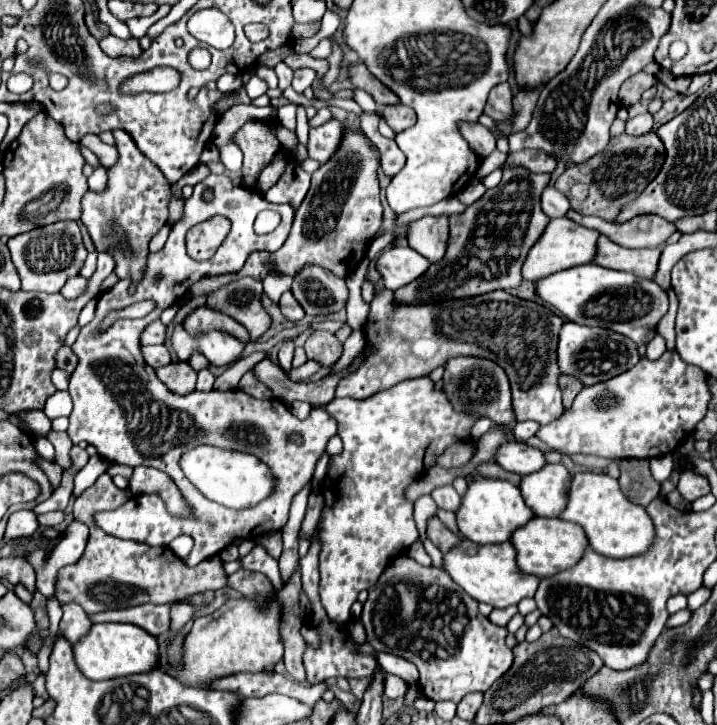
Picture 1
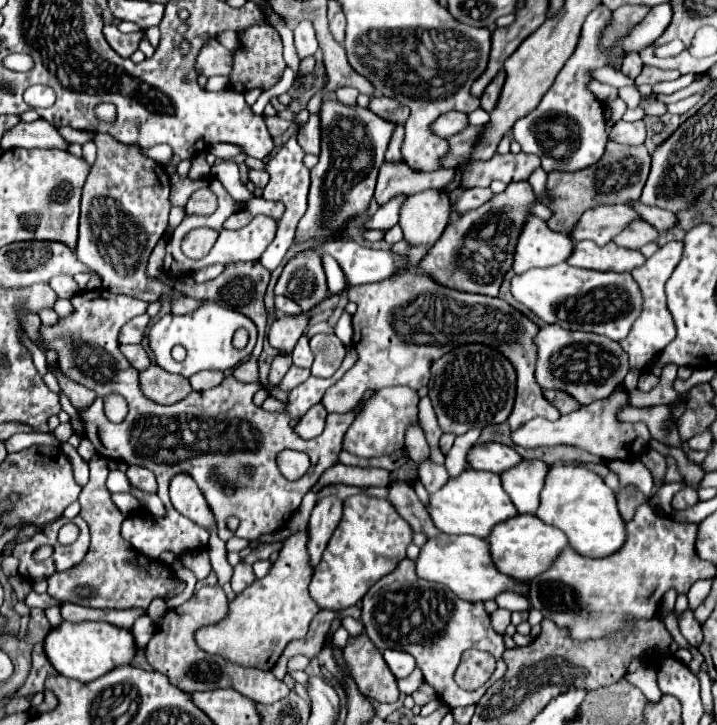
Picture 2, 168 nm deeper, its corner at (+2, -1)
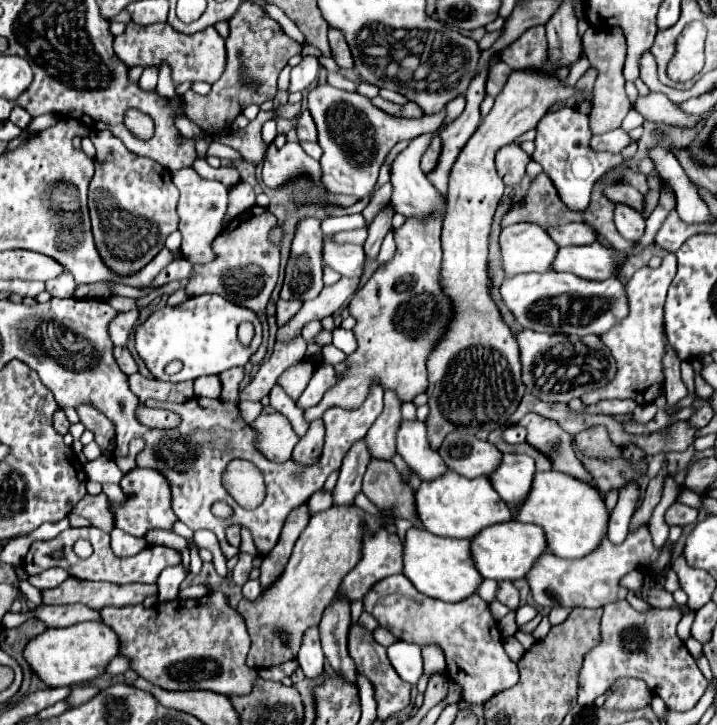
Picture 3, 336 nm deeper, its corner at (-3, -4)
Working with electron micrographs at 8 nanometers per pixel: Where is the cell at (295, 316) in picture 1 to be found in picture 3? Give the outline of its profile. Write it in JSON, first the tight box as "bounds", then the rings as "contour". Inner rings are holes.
{"bounds":[277,300,301,324],"contour":[[[279,300],[277,302],[277,324],[285,324],[291,316],[295,316],[301,308],[301,302],[299,300],[289,300],[289,302],[283,302]]]}

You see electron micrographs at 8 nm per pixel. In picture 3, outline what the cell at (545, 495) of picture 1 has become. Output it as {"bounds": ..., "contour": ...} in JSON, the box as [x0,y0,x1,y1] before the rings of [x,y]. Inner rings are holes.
{"bounds":[491,454,535,508],"contour":[[[505,454],[499,472],[491,478],[499,496],[511,506],[519,508],[531,492],[535,476],[535,460],[527,454]]]}

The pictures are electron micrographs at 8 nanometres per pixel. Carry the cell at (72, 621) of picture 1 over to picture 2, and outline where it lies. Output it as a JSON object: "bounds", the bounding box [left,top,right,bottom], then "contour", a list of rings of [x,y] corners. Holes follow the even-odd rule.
{"bounds":[25,591,62,609],"contour":[[[30,591],[26,596],[25,603],[28,607],[46,609],[46,607],[50,607],[50,605],[62,605],[60,601],[56,601],[56,599],[52,599],[48,593],[42,593],[42,595],[38,595],[35,591]]]}

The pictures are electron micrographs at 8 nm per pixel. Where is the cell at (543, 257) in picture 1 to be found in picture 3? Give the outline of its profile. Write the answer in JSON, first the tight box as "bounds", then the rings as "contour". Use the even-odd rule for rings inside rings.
{"bounds":[501,222,559,276],"contour":[[[519,222],[501,230],[503,268],[507,276],[525,272],[547,272],[557,256],[559,246],[537,224]]]}

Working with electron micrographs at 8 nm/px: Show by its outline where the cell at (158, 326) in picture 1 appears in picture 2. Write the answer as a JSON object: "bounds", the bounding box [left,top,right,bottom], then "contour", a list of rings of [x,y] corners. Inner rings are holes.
{"bounds":[118,313,150,345],"contour":[[[142,313],[142,315],[138,315],[138,317],[132,317],[132,319],[120,329],[118,341],[120,341],[122,345],[126,345],[126,343],[140,343],[140,341],[142,341],[142,335],[144,335],[144,331],[146,331],[146,327],[148,327],[148,321],[150,321],[150,317],[148,317],[146,313]]]}

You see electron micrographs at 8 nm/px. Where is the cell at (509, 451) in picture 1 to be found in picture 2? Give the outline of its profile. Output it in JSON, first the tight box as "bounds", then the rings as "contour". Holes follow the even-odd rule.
{"bounds":[466,443,522,473],"contour":[[[482,443],[470,447],[466,461],[476,471],[490,471],[490,473],[502,473],[522,461],[522,457],[508,445],[502,443]]]}

